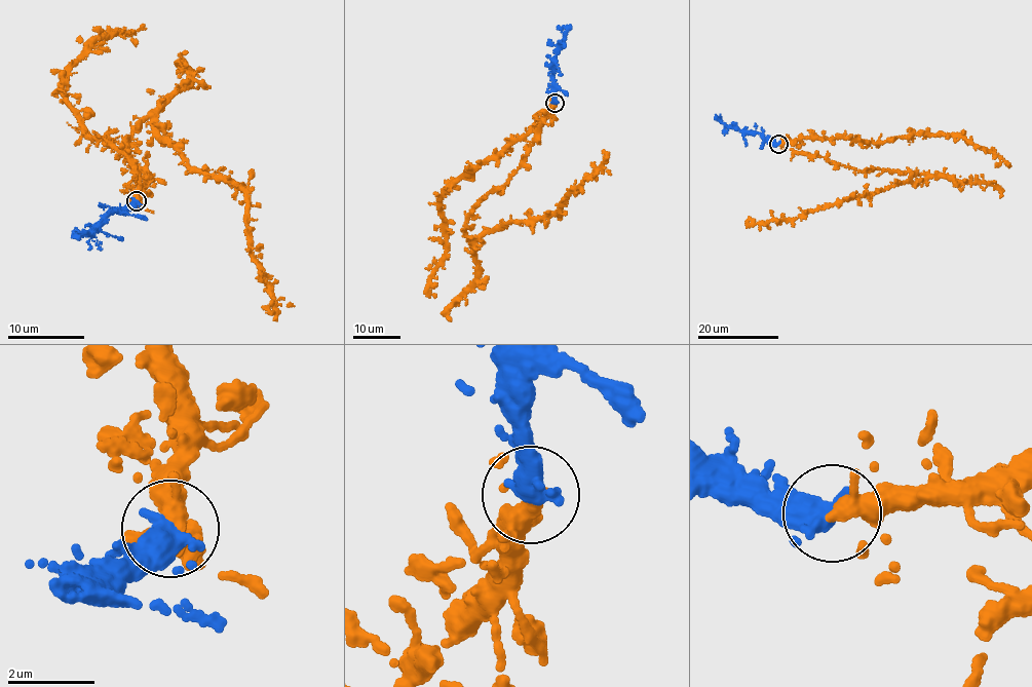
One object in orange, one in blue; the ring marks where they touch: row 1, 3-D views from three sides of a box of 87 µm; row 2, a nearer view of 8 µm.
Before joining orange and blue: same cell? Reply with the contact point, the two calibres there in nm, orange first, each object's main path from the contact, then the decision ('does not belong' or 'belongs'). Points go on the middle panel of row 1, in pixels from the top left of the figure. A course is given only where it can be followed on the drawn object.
at (555, 103); 240 nm thick on the orange side, 380 nm on the other; orange runs (555, 103), (508, 182), (468, 215), (470, 241), (557, 212), (606, 151); blue runs (555, 103), (555, 53), (566, 30), (562, 27); belongs

